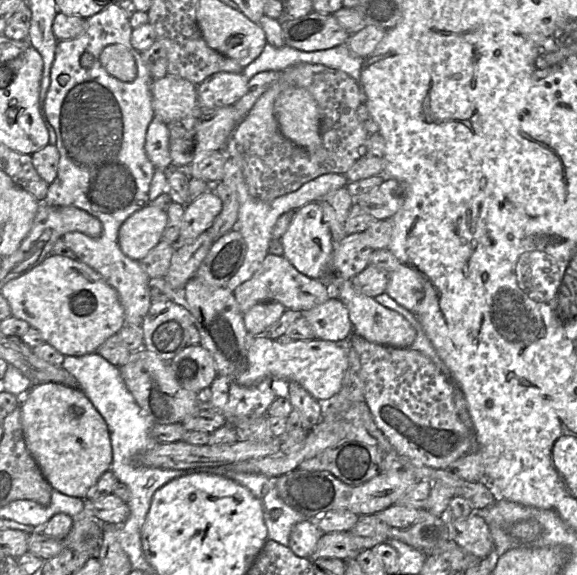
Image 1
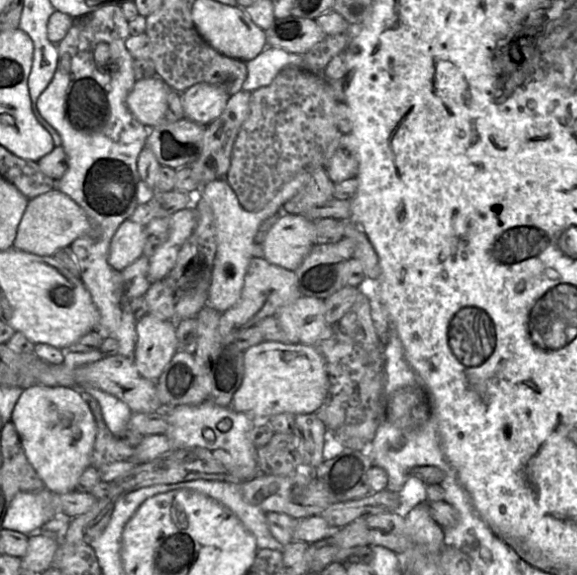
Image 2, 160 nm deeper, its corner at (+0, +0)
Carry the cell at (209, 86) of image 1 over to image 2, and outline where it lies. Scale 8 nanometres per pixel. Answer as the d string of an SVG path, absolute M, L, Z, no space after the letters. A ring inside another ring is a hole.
M200 82L181 93L185 118L208 125L224 111L230 95L222 88Z

